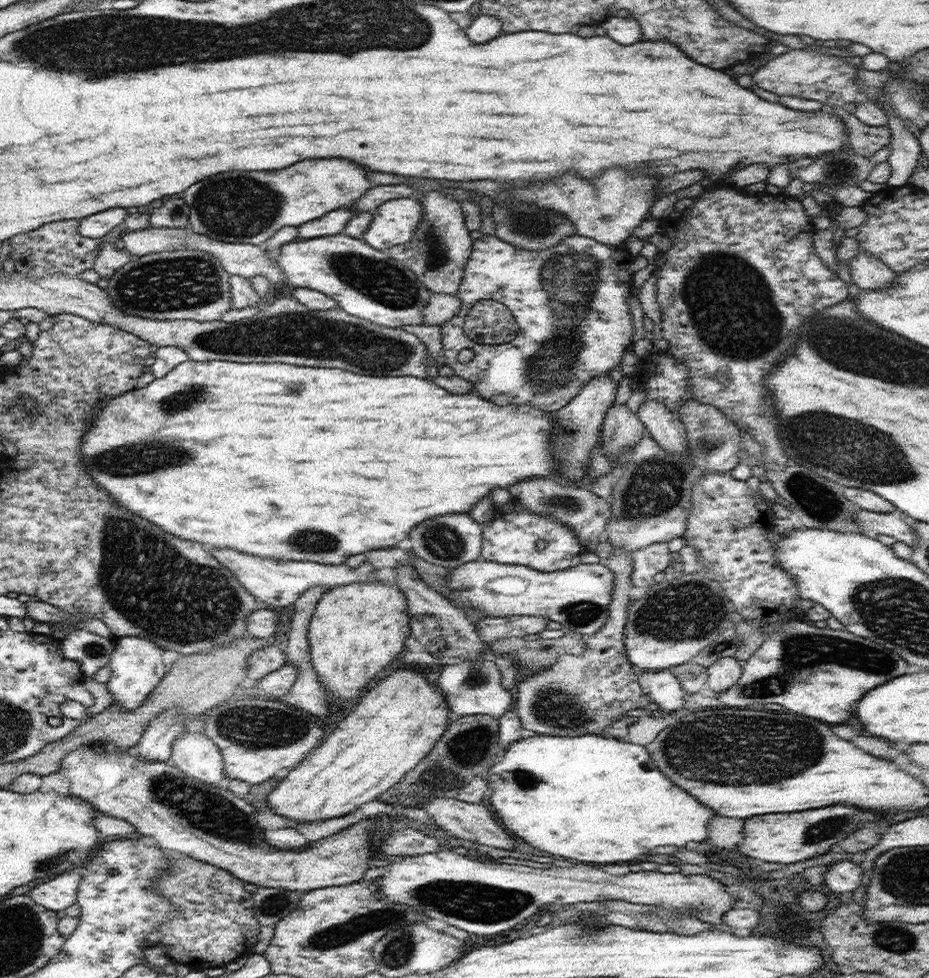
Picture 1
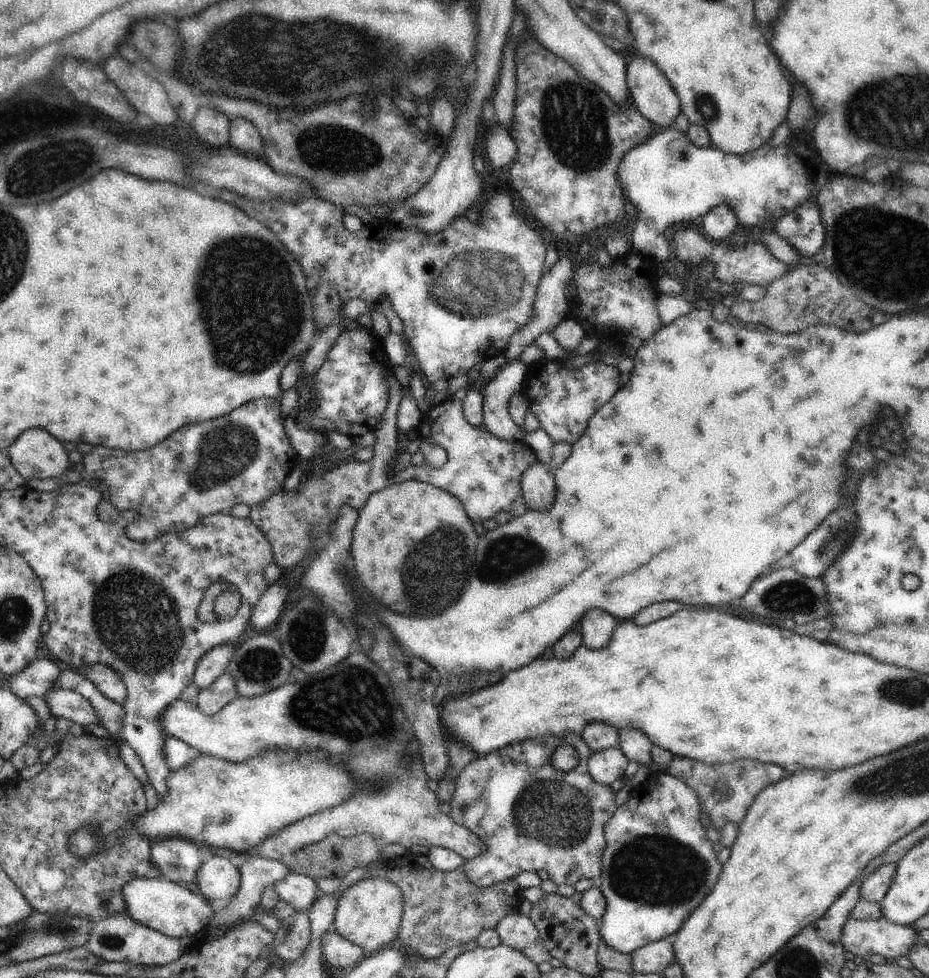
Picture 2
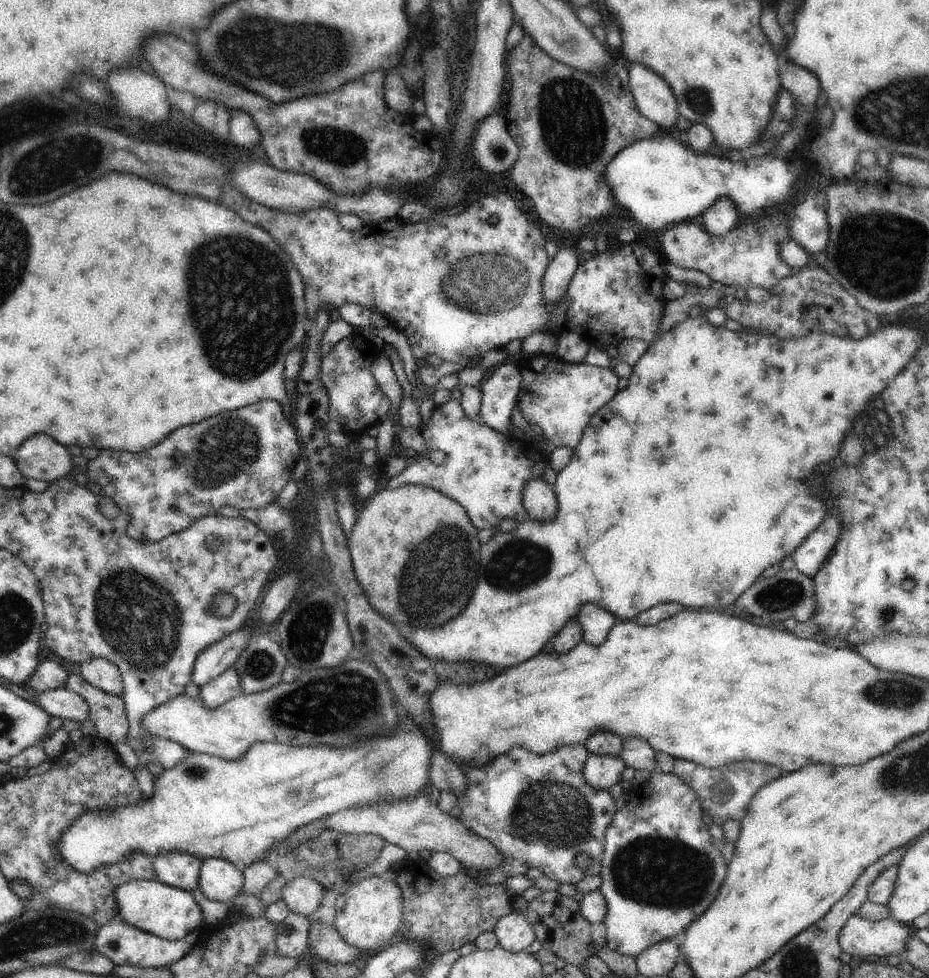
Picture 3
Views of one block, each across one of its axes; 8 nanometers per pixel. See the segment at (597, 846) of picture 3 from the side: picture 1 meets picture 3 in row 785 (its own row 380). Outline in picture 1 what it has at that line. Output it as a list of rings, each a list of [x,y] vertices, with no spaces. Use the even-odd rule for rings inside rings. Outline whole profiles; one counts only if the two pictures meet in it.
[[[484,235],[482,238],[474,240],[472,247],[473,250],[464,268],[464,276],[457,292],[458,298],[462,301],[460,310],[458,314],[454,315],[441,326],[442,354],[447,358],[447,364],[454,369],[455,374],[470,382],[474,386],[474,389],[478,390],[478,394],[484,396],[486,400],[492,400],[496,404],[512,404],[512,400],[514,400],[516,404],[534,404],[536,408],[542,408],[542,410],[560,410],[576,397],[576,394],[582,389],[582,385],[588,383],[594,377],[610,373],[612,369],[618,366],[627,348],[633,346],[634,326],[630,306],[628,305],[628,297],[634,293],[632,284],[634,273],[630,273],[630,266],[628,264],[632,264],[635,258],[627,252],[626,240],[618,243],[618,245],[608,245],[585,236],[568,236],[568,238],[560,241],[560,244],[546,248],[545,250],[525,250],[524,248],[517,248],[507,243],[496,235]],[[487,299],[505,304],[513,313],[519,326],[519,331],[514,340],[501,345],[483,345],[468,342],[466,333],[462,329],[466,315],[474,304]],[[463,348],[470,348],[475,354],[472,360],[466,363],[458,361],[458,352]]]

